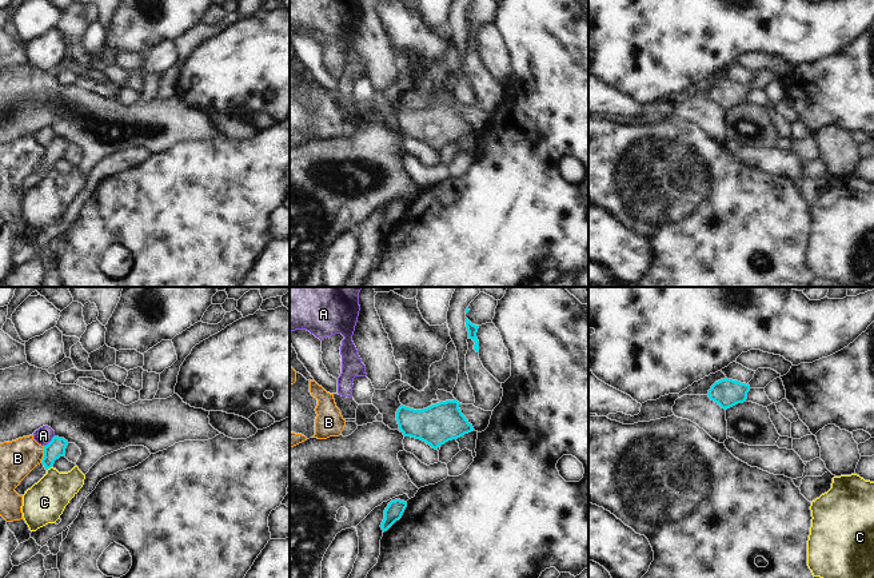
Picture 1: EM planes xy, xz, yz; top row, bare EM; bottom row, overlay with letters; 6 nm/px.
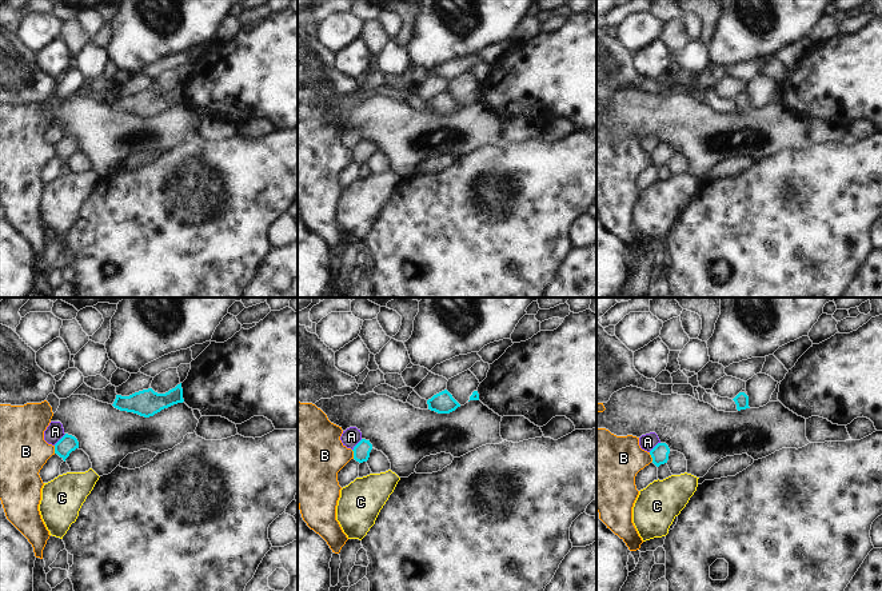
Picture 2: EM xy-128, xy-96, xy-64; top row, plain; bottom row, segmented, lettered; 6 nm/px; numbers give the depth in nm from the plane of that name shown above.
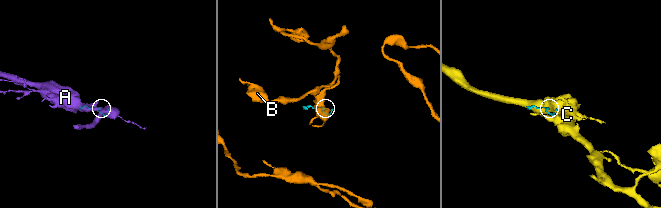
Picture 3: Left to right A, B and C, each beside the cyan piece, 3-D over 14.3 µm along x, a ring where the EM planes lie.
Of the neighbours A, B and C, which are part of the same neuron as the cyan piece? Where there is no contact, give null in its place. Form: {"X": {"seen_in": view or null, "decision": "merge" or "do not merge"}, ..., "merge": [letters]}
{"A": {"seen_in": "xy", "decision": "do not merge"}, "B": {"seen_in": "xy", "decision": "do not merge"}, "C": {"seen_in": "xy", "decision": "do not merge"}, "merge": []}

